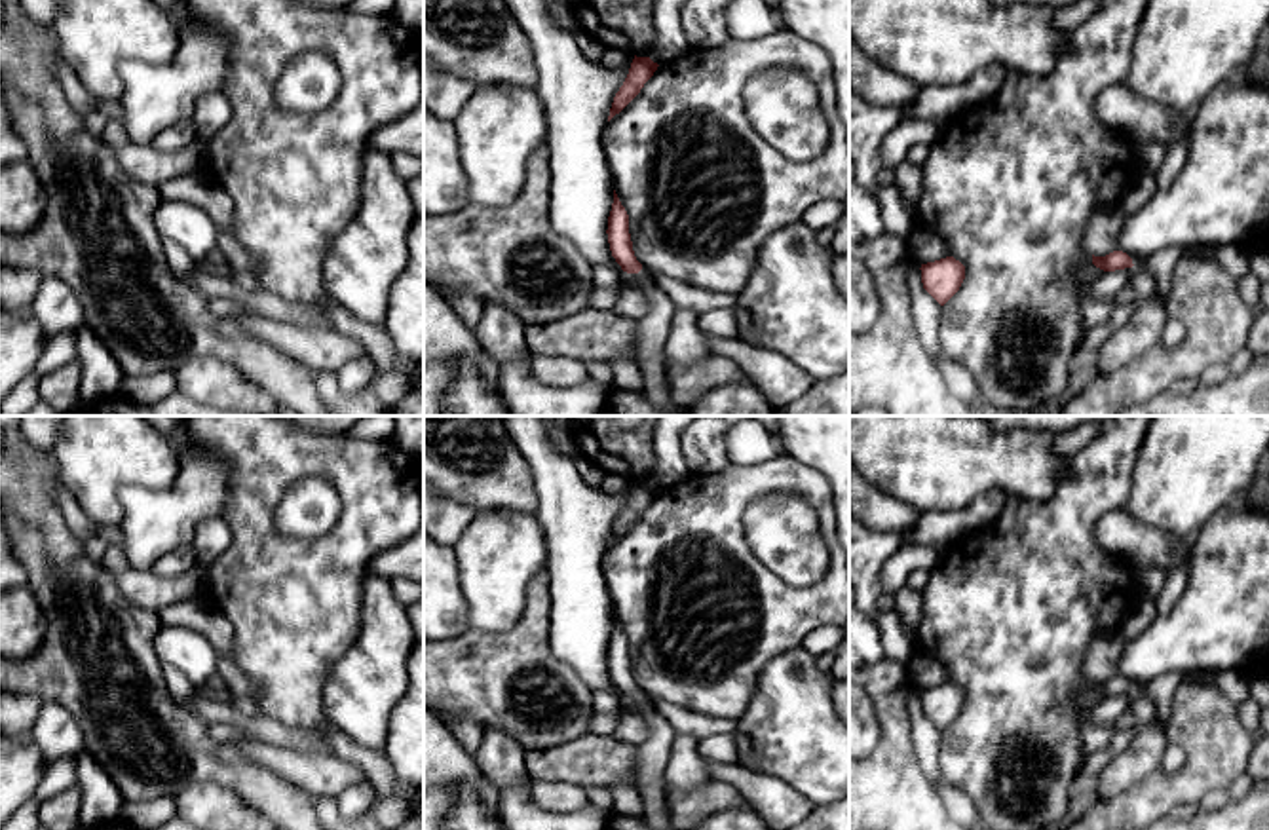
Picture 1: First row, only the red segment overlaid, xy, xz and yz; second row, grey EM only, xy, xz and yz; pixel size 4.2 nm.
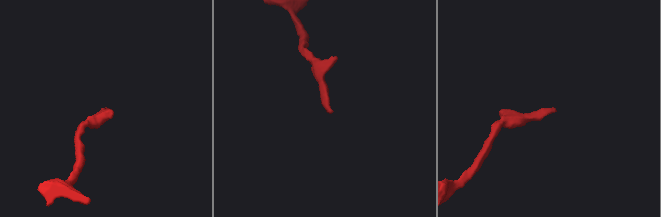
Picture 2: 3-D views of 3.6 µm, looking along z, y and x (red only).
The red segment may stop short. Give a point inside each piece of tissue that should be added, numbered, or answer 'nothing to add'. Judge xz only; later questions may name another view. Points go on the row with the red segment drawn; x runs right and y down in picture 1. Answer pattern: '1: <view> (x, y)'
1: xz (652, 329)

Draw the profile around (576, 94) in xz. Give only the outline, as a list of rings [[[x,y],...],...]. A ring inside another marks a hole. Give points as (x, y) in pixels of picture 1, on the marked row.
[[[505,0],[519,28],[534,49],[549,152],[549,222],[570,239],[593,266],[610,266],[631,283],[608,243],[608,217],[614,203],[614,177],[602,150],[616,93],[633,59],[617,70],[589,61],[574,34],[559,28],[543,0]]]

